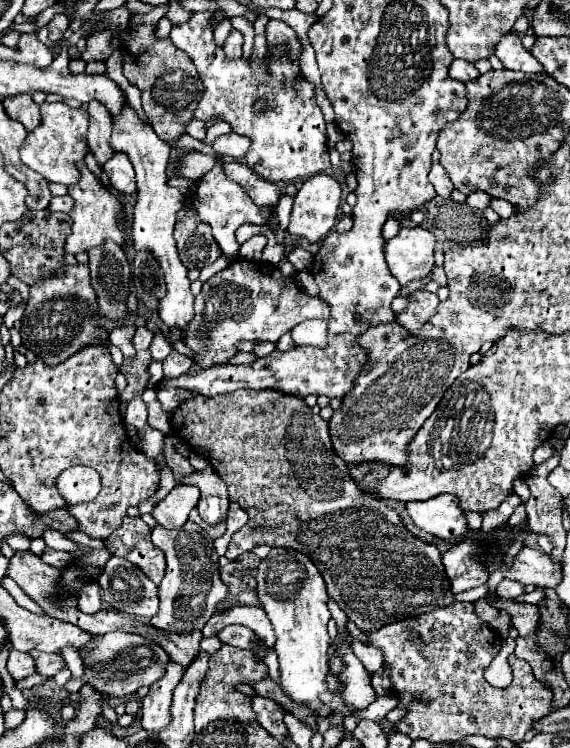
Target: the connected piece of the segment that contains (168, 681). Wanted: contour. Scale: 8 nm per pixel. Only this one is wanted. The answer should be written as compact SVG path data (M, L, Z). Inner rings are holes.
M170 660L166 664L166 674L150 686L150 692L142 700L142 728L158 732L170 722L170 702L172 702L172 690L178 684L178 678L182 678L182 666Z

